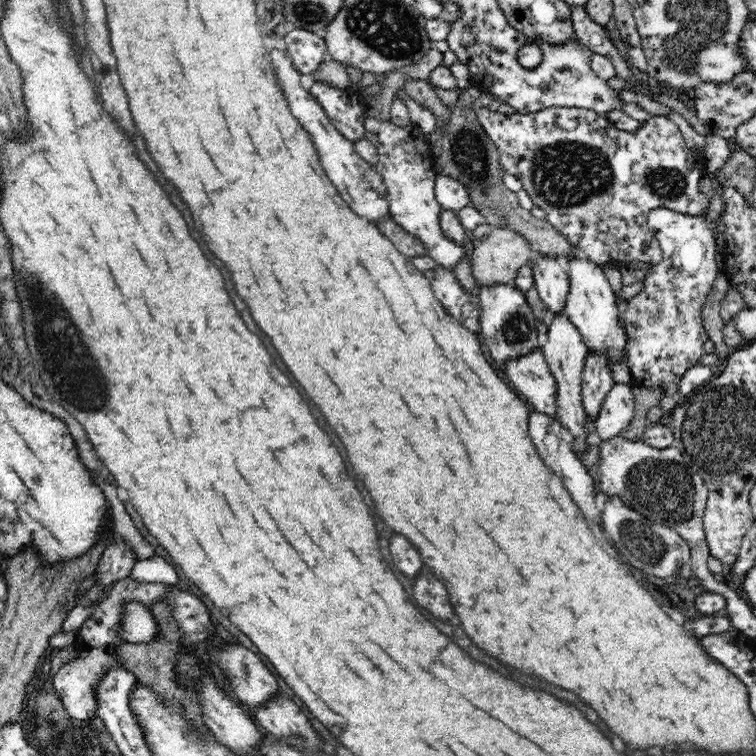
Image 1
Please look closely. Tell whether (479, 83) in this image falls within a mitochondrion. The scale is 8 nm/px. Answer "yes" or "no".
no

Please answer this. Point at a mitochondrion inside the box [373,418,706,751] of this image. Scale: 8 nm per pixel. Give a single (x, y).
(663, 488)

